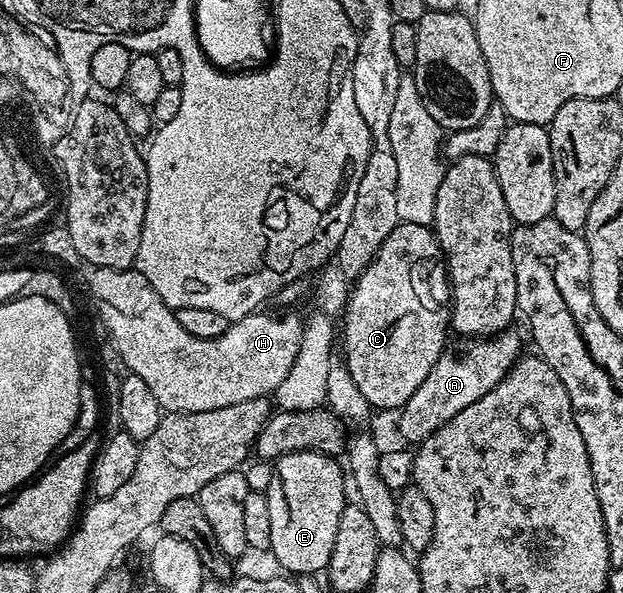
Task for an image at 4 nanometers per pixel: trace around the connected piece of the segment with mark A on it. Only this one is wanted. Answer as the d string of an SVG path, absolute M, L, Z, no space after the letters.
M515 329L498 331L490 337L479 337L464 355L454 359L451 353L444 354L443 358L429 369L429 377L421 381L421 385L405 401L405 405L398 412L399 431L412 445L418 445L424 439L428 439L441 425L453 421L461 409L473 405L473 401L481 401L489 389L496 387L507 376L507 370L515 365L515 362L524 354L525 348L519 340Z

